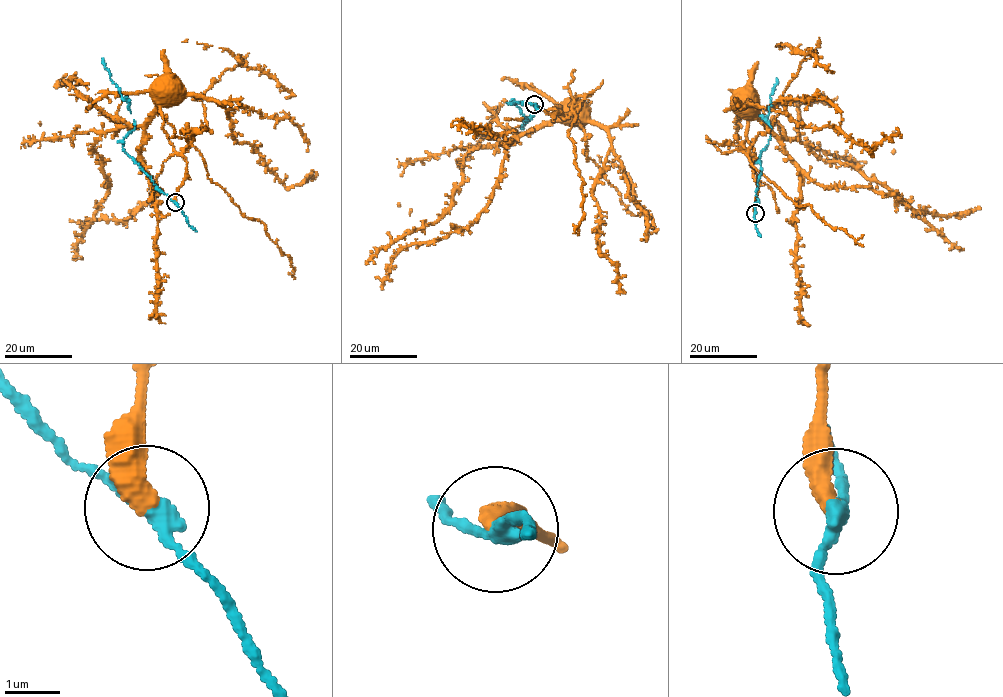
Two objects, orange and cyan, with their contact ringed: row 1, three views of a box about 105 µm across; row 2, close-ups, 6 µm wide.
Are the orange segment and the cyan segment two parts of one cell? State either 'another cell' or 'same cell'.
another cell

